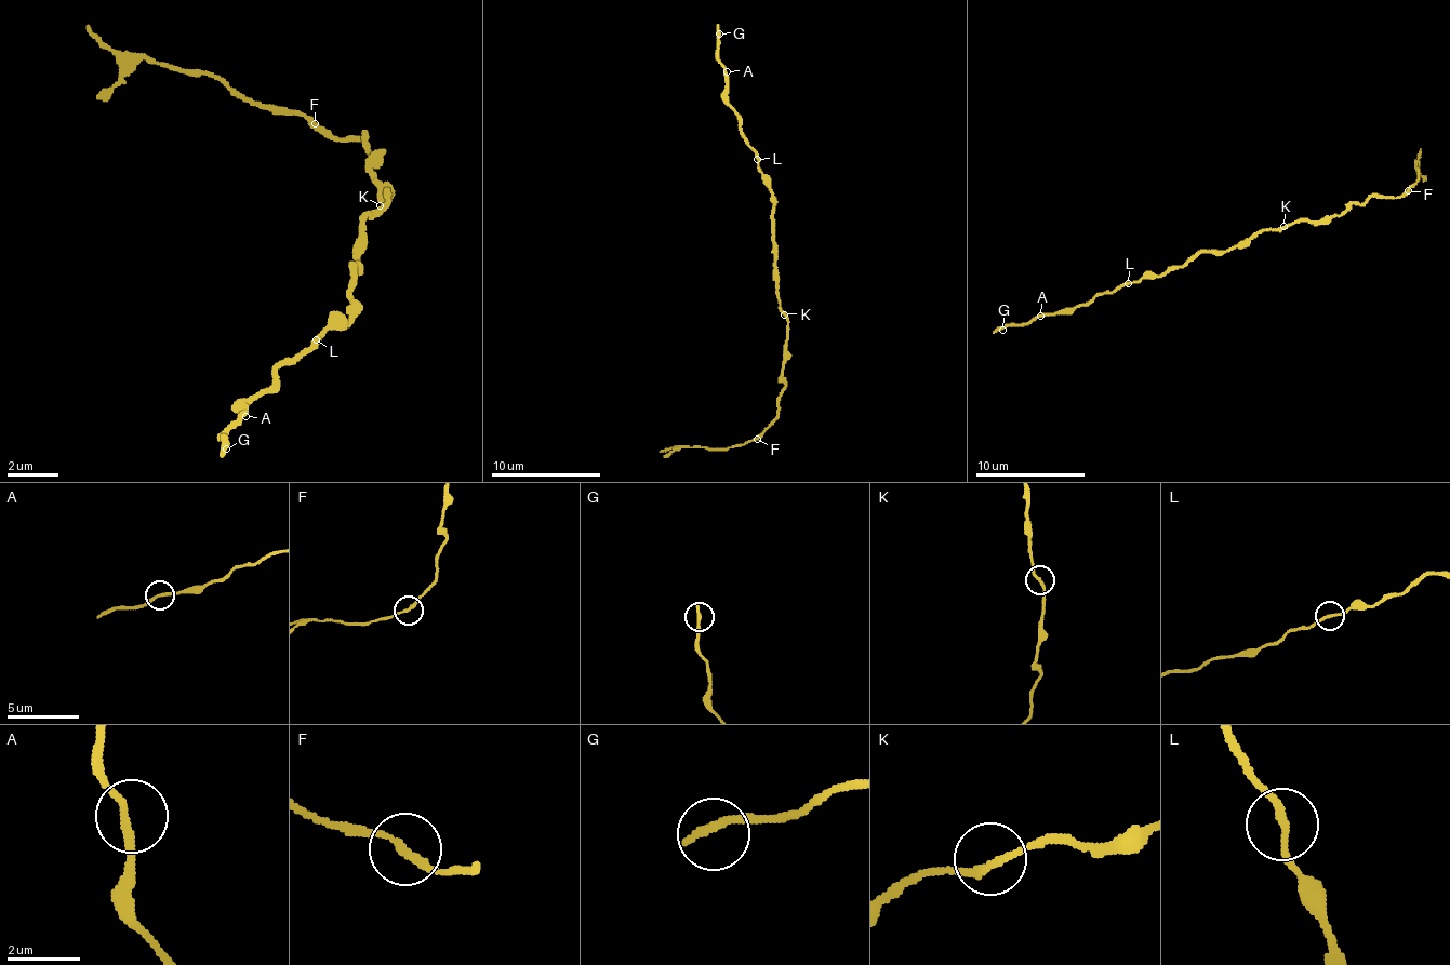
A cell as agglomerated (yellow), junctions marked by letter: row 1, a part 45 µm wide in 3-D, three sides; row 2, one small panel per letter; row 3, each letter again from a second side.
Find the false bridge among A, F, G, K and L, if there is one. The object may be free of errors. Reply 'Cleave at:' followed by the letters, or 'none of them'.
Cleave at: F

